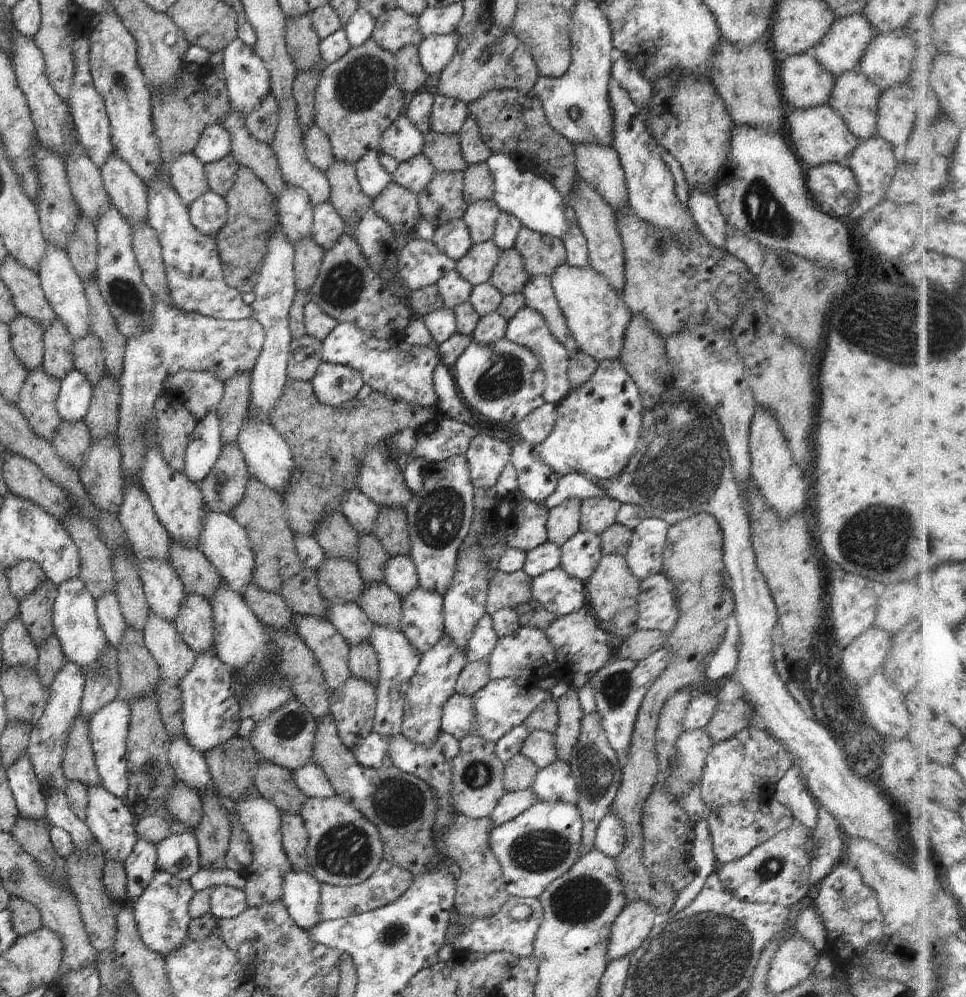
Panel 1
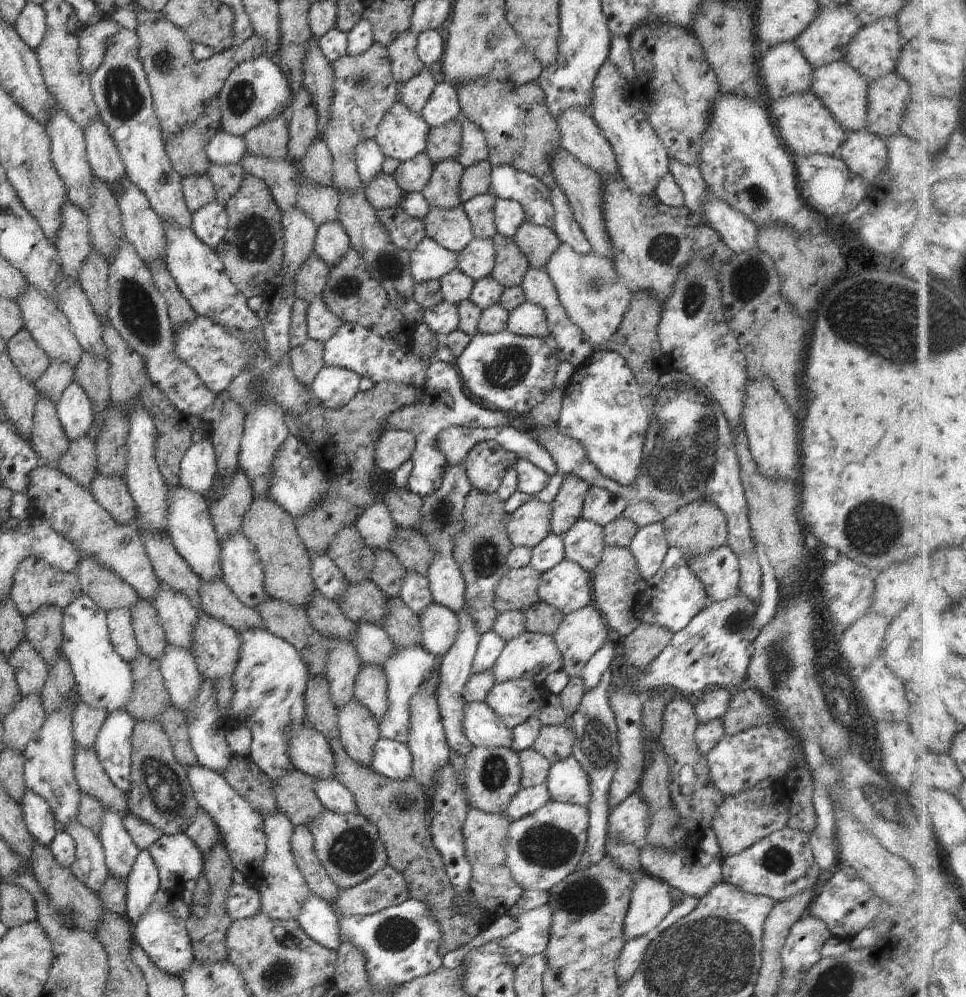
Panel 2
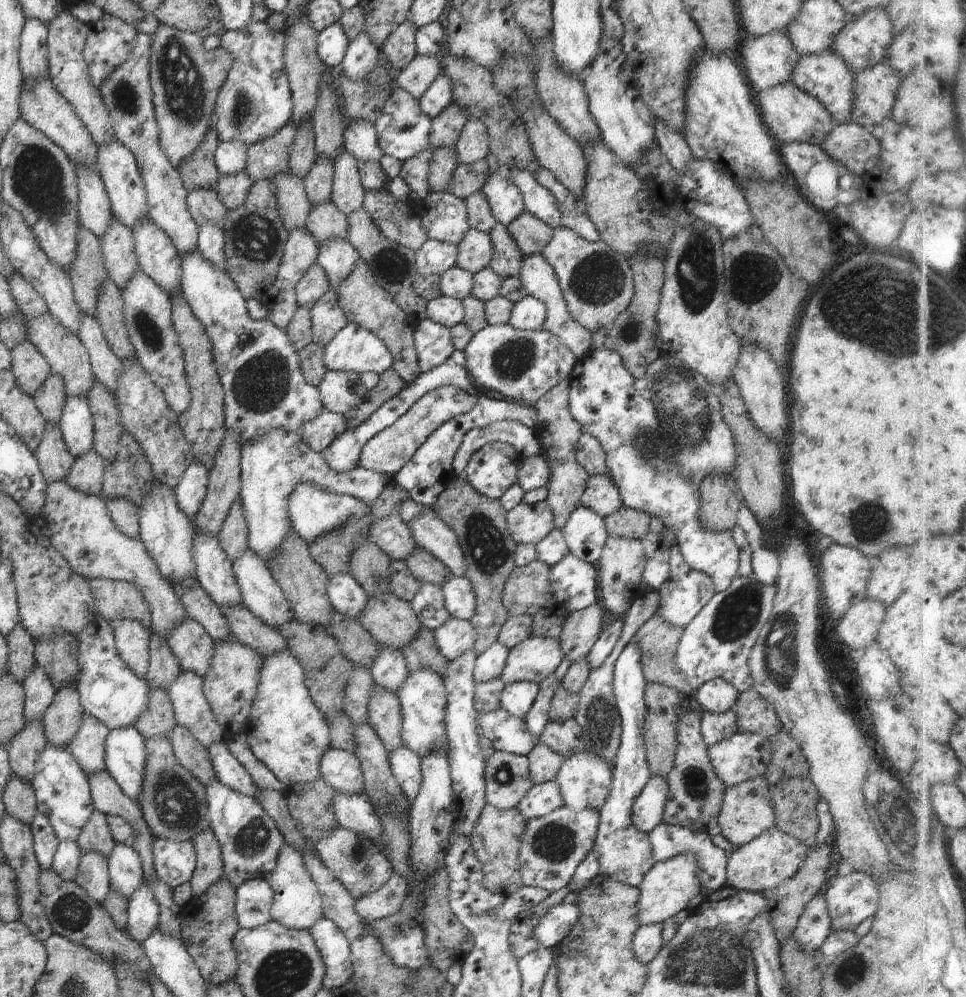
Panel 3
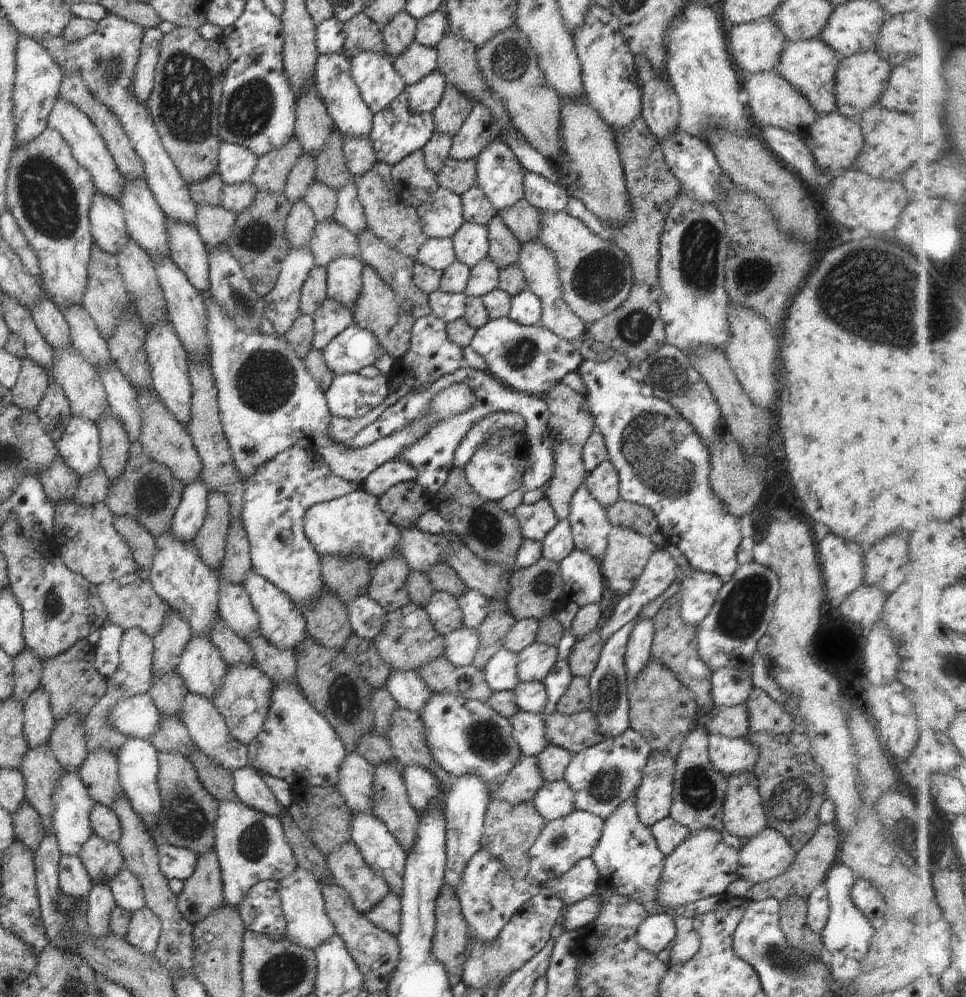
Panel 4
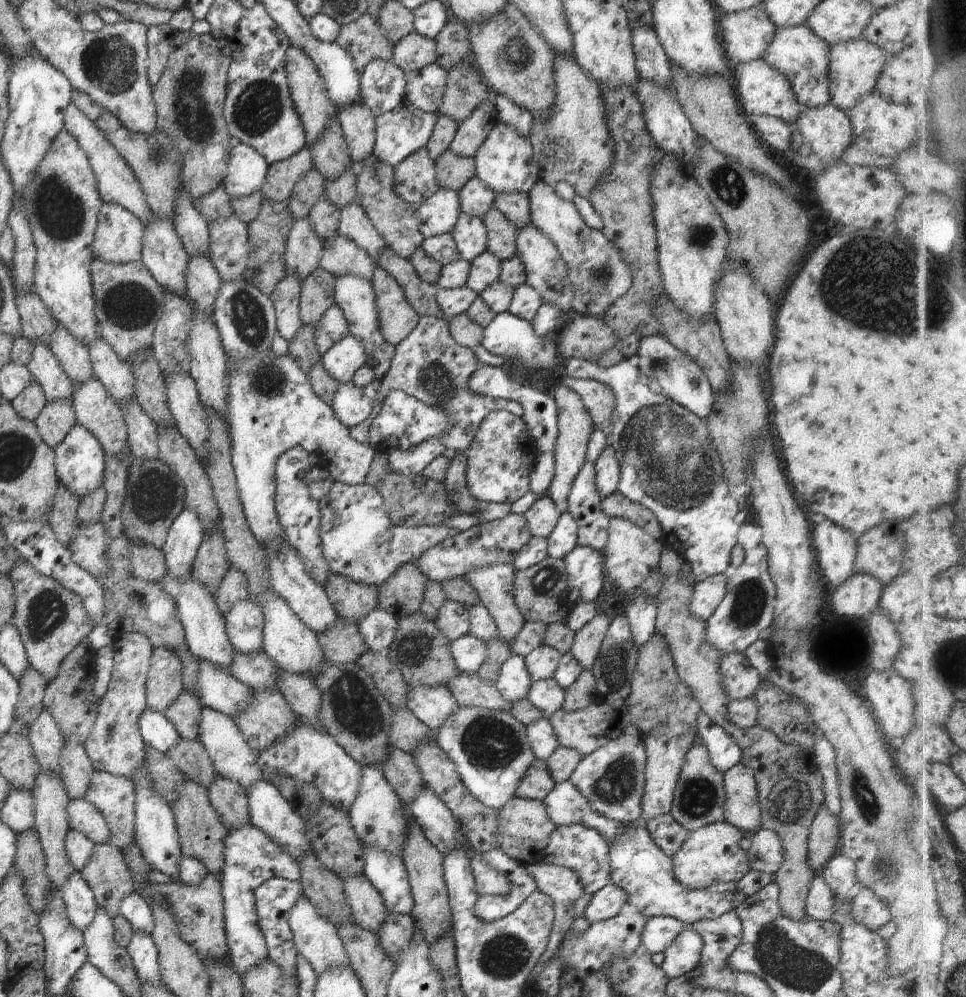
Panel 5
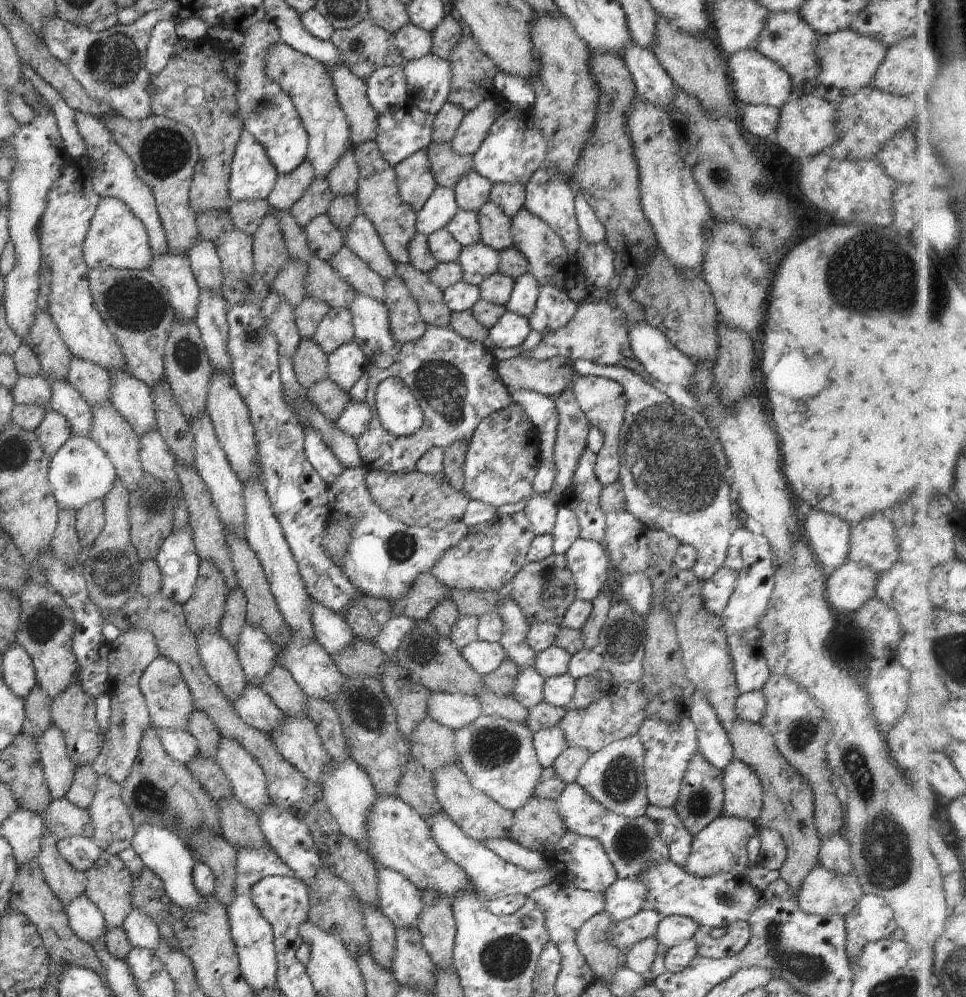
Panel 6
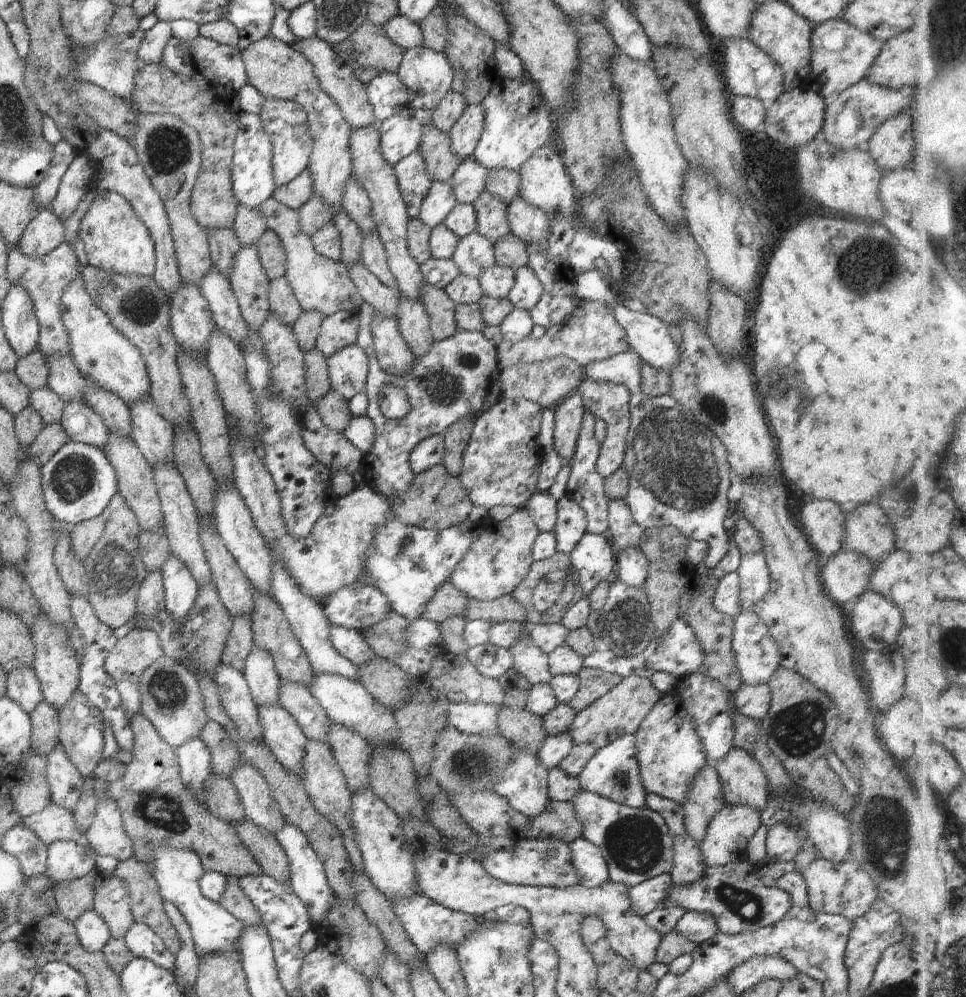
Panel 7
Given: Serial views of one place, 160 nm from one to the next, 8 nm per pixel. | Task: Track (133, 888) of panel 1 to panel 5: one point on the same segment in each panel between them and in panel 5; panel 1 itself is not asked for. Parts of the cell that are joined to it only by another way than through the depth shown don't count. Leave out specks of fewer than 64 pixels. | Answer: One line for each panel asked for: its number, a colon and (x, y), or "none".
2: (143, 881)
3: (142, 911)
4: (144, 928)
5: (141, 948)

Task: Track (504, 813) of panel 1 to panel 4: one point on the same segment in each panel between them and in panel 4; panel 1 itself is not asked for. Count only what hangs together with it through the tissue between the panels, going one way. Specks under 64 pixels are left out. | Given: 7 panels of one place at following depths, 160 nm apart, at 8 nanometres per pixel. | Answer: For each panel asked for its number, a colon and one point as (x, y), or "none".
2: (526, 801)
3: (542, 798)
4: (555, 800)

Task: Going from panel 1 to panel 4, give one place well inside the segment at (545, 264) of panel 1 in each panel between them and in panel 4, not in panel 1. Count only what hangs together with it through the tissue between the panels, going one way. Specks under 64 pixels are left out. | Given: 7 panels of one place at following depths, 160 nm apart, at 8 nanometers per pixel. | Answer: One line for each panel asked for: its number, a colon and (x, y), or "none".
2: (537, 242)
3: (531, 234)
4: (523, 220)

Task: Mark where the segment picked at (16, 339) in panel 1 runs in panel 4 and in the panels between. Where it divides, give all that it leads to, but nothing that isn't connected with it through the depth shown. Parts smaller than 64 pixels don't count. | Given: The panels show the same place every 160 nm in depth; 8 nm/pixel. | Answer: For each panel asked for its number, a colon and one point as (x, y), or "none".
2: (31, 361)
3: (29, 366)
4: (33, 380)

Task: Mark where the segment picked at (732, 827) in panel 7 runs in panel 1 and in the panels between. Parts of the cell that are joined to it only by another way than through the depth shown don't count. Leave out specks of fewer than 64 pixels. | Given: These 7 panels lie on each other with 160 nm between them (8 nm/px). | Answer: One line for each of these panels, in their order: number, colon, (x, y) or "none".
1: (634, 923)
2: (650, 901)
3: (668, 887)
4: (703, 865)
5: (711, 854)
6: (720, 847)

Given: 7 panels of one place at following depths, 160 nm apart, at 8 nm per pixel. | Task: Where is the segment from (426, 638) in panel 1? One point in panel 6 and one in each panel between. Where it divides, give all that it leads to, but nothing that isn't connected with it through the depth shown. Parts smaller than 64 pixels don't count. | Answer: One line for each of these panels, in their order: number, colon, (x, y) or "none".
2: (439, 625)
3: (455, 637)
4: (461, 645)
5: (469, 652)
6: (484, 657)

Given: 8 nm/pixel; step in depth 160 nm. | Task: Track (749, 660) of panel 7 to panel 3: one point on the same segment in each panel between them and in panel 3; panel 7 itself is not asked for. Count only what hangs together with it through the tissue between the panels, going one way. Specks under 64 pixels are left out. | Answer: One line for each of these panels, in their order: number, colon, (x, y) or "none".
3: (717, 695)
4: (730, 687)
5: (741, 680)
6: (751, 671)

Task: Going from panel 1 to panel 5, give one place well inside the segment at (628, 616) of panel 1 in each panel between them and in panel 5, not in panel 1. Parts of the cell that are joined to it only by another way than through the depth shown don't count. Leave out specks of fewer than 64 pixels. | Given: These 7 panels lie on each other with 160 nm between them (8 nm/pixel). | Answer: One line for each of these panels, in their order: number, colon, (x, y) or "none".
2: (617, 586)
3: (620, 567)
4: (627, 552)
5: (630, 555)

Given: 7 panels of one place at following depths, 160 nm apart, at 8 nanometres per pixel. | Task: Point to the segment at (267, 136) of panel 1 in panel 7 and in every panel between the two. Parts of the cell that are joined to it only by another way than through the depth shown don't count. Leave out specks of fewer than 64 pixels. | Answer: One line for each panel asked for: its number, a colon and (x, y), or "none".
2: (269, 140)
3: (265, 160)
4: (272, 170)
5: (282, 177)
6: (289, 188)
7: (295, 194)

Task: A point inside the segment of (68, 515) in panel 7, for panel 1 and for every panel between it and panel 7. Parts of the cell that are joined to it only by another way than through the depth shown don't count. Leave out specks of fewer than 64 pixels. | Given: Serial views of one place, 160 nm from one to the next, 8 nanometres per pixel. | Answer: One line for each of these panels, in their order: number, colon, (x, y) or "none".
1: (75, 393)
2: (75, 412)
3: (77, 426)
4: (79, 446)
5: (79, 459)
6: (80, 472)

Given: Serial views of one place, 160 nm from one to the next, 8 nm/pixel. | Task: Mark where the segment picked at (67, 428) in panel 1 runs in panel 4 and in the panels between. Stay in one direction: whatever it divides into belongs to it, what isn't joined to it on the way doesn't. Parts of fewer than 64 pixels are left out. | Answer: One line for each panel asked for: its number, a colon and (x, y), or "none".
2: (79, 461)
3: (87, 473)
4: (92, 489)

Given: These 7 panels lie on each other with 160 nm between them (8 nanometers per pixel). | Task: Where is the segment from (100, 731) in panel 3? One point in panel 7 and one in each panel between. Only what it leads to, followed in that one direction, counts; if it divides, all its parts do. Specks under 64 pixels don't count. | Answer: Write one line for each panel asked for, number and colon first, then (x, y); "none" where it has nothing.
4: (99, 772)
5: (114, 797)
6: (113, 829)
7: (106, 835)

